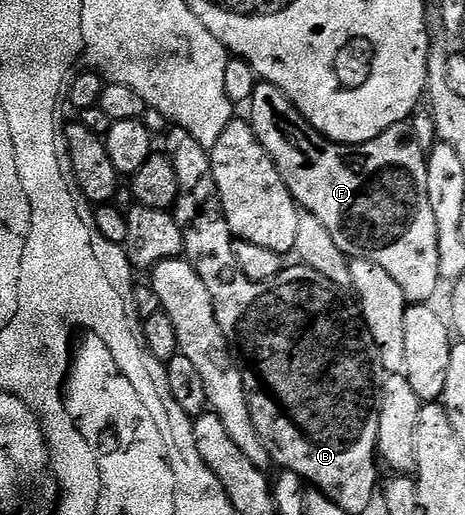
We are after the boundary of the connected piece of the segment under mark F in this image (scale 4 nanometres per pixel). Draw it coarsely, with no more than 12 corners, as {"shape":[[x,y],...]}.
{"shape":[[259,81],[250,126],[340,252],[429,303],[428,154],[406,122],[345,146]]}

